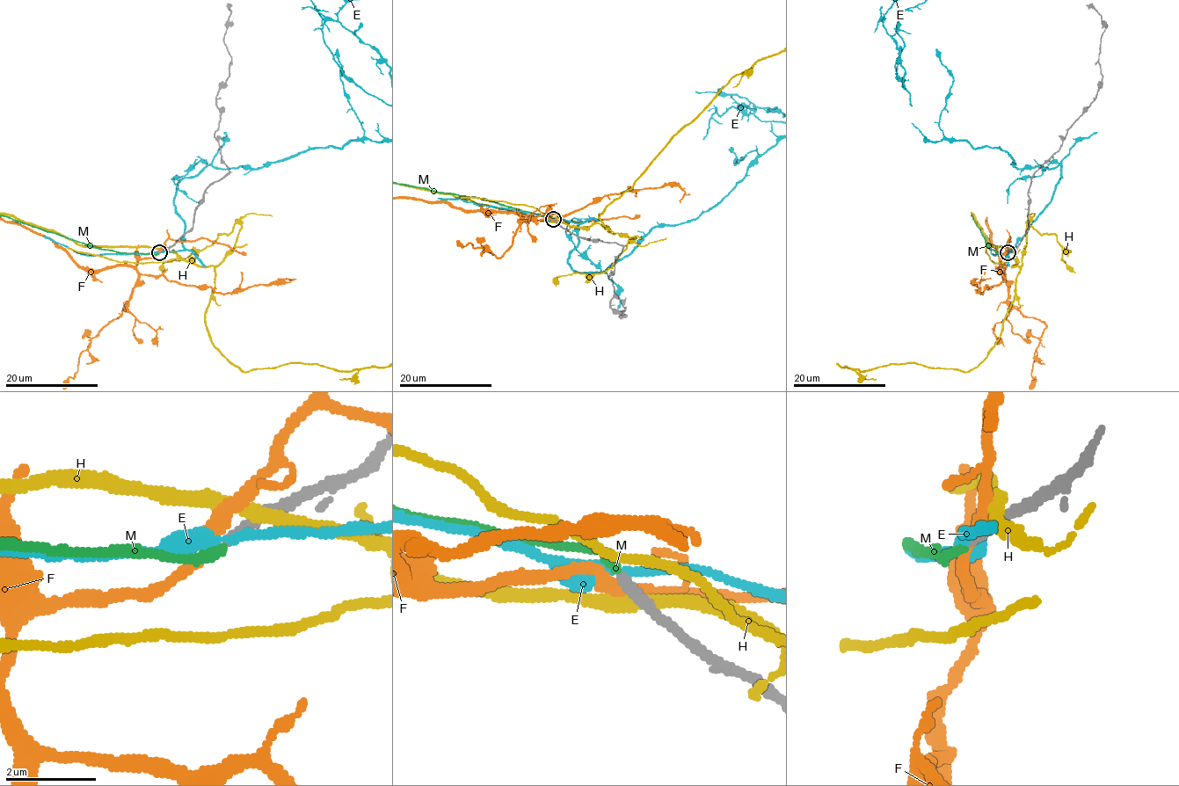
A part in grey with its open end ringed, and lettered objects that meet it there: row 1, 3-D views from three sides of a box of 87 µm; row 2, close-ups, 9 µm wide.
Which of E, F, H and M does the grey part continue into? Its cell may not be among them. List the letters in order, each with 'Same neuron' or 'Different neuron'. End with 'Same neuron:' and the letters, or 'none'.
E: Different neuron
F: Different neuron
H: Different neuron
M: Same neuron
Same neuron: M

